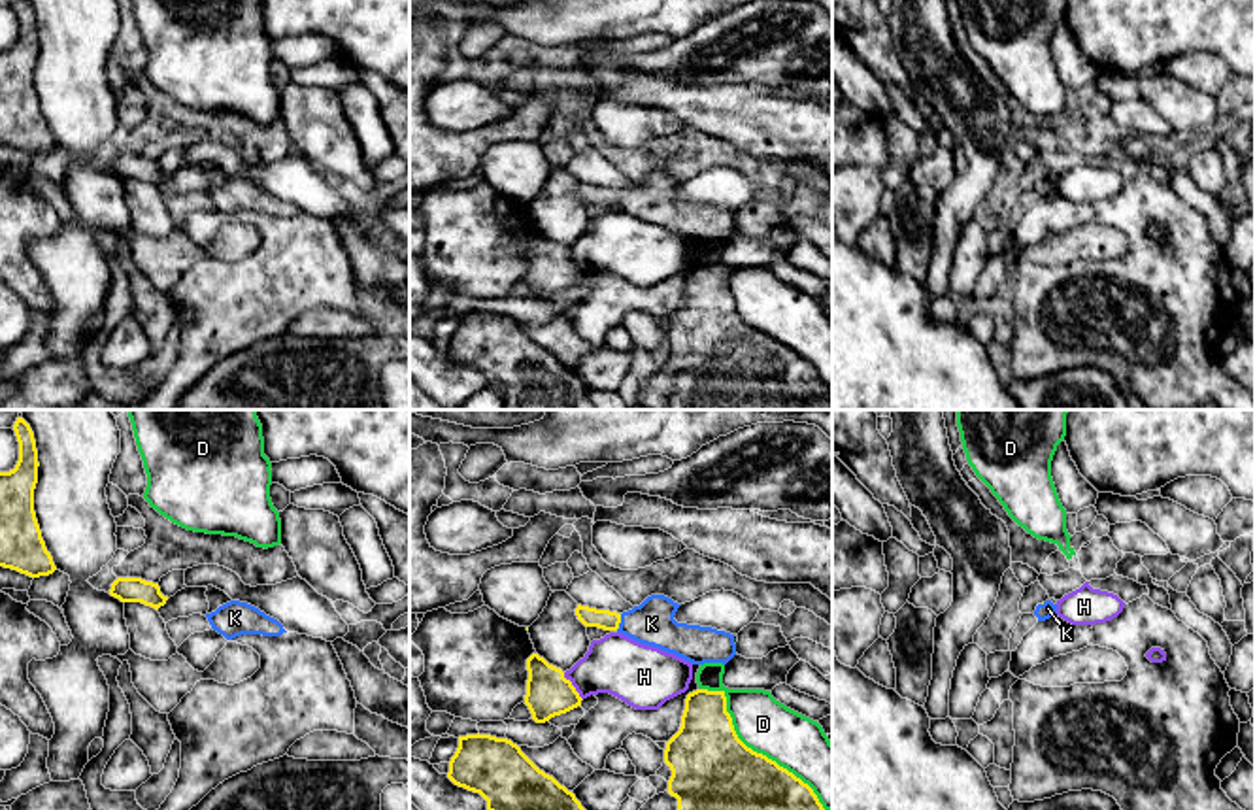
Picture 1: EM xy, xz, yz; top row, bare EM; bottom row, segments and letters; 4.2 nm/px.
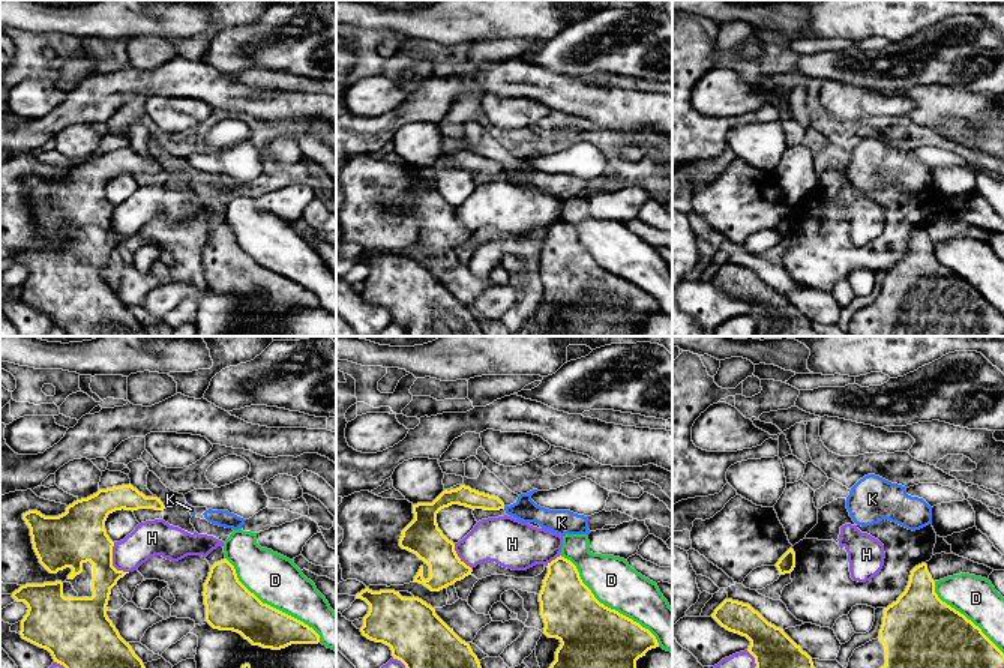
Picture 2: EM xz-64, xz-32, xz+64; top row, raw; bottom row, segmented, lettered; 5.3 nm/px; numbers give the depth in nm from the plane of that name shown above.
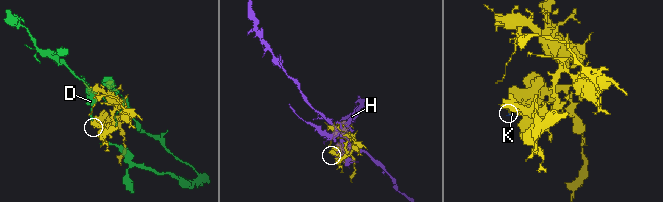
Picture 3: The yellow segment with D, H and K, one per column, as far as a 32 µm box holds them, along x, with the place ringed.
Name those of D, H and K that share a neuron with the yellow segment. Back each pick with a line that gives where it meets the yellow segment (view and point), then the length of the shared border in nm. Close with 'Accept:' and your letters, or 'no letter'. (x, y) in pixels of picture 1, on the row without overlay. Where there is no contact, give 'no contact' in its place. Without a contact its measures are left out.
K: meets yellow in xz at (619, 199); contact 80 nm long
Accept: K

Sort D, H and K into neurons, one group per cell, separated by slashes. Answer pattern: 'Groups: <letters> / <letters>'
Groups: D / H / K

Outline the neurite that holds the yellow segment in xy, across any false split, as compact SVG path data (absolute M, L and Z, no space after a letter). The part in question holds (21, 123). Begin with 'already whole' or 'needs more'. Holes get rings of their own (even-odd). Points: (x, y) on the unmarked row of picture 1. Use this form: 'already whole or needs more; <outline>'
already whole; M28 0L13 2L19 38L13 47L0 49L0 143L30 155L57 147L45 125L34 89L38 60L38 26Z

